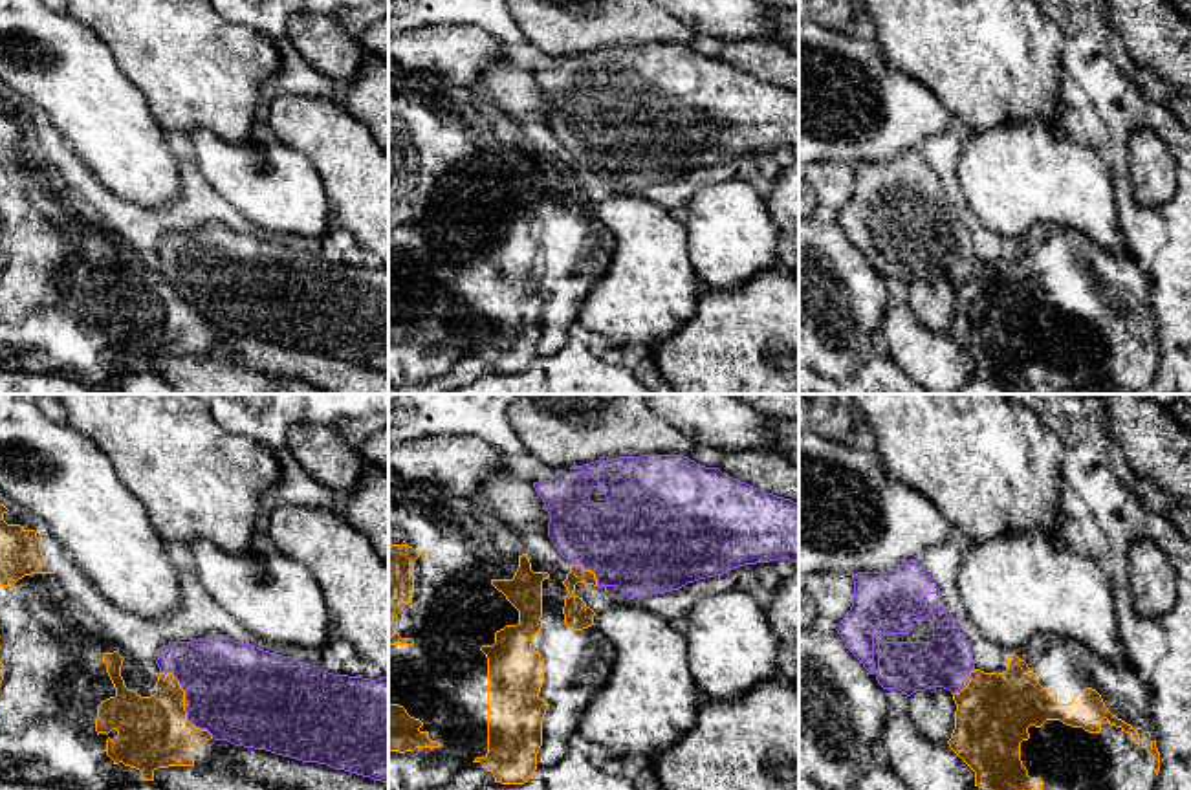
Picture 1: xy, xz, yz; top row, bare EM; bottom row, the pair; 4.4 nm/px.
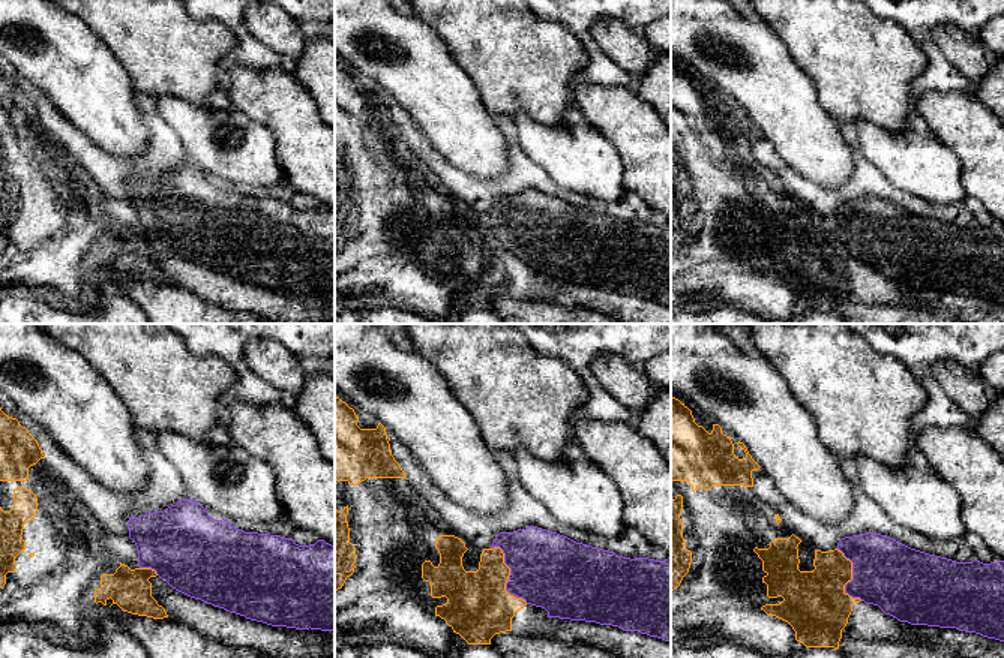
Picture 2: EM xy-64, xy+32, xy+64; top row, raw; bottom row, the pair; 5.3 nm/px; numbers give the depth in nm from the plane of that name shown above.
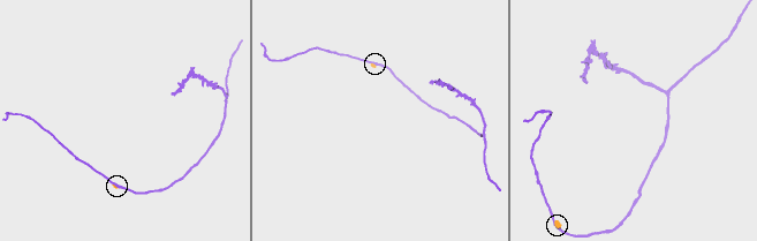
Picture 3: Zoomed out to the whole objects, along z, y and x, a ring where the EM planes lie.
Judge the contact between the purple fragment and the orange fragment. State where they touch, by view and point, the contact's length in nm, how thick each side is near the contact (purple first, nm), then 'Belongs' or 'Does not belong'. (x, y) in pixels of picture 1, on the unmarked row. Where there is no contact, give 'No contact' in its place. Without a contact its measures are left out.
Touches purple at xy (185, 294). Shared border 380 nm. Thickness 440 nm (purple) against 320 nm. Does not belong

